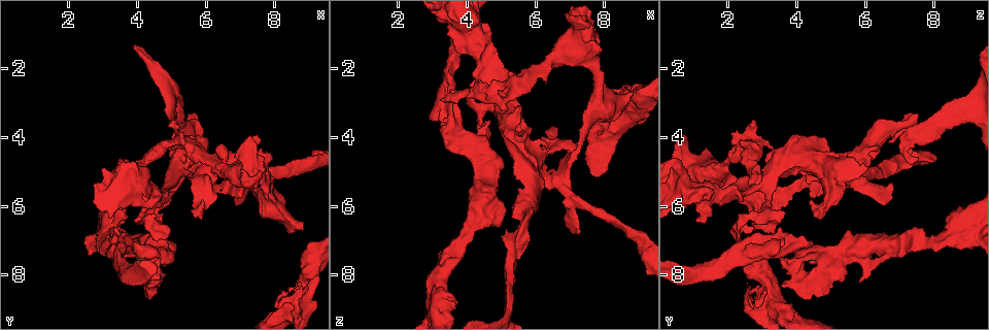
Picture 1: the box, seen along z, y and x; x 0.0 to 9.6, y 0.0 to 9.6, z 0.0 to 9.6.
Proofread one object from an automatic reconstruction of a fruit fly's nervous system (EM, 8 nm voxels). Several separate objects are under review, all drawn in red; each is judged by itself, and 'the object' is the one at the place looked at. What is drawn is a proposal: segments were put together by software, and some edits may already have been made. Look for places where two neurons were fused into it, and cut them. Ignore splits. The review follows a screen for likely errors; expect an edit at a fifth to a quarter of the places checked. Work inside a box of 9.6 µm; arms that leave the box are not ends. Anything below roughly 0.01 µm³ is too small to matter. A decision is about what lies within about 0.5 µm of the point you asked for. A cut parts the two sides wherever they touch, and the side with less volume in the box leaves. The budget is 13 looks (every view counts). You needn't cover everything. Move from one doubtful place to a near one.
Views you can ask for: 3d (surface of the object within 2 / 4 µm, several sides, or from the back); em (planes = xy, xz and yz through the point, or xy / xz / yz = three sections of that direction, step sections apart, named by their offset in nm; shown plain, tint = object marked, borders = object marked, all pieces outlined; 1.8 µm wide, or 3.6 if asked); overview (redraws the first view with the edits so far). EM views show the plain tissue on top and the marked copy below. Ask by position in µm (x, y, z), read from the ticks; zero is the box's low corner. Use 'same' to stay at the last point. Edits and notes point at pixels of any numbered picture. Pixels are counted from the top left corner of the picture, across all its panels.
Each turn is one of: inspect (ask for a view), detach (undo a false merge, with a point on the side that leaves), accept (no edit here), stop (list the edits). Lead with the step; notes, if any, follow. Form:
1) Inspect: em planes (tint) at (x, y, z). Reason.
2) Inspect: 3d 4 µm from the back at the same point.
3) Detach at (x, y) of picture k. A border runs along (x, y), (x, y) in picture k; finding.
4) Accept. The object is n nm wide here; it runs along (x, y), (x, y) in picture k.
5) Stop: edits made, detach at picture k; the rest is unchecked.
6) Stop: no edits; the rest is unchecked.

Inspect: 3d 4 µm at (3.15, 7.25, 3.25). Sharp bend.

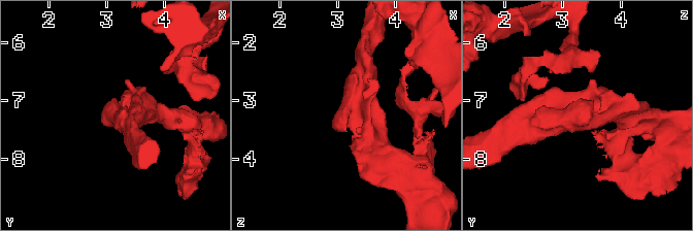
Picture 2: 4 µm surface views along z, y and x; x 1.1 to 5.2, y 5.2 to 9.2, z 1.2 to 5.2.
Inspect: em 3.6 µm xz step 4 (tint) at (3.15, 7.25, 3.30). The arms are 280, 400 nm wide.

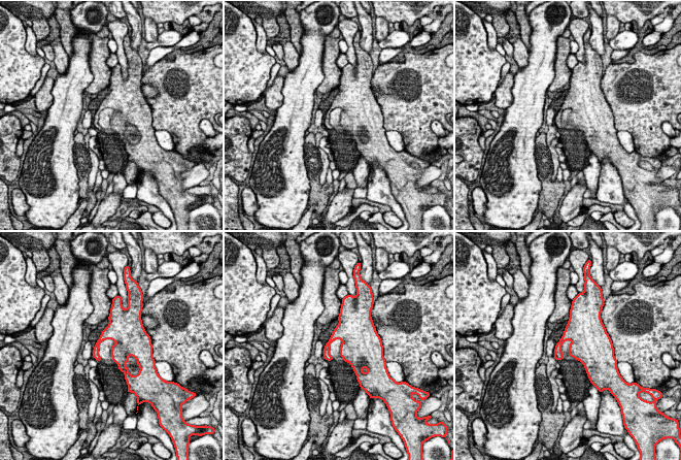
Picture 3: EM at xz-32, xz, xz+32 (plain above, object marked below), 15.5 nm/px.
Accept. All the same neuron.

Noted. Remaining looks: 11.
Inspect: em 3.6 µm yz step 8 (tint) at (7.70, 5.40, 0.95). Sudden change in width.

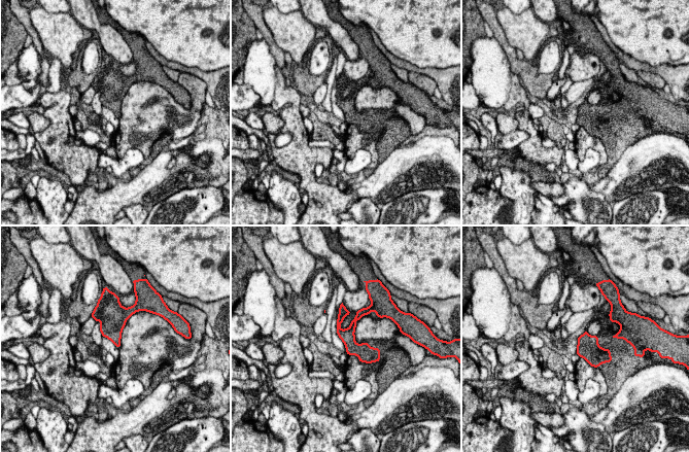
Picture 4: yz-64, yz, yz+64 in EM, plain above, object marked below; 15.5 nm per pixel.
Inspect: em 3.6 µm planes (tint) at the same point. Another direction.

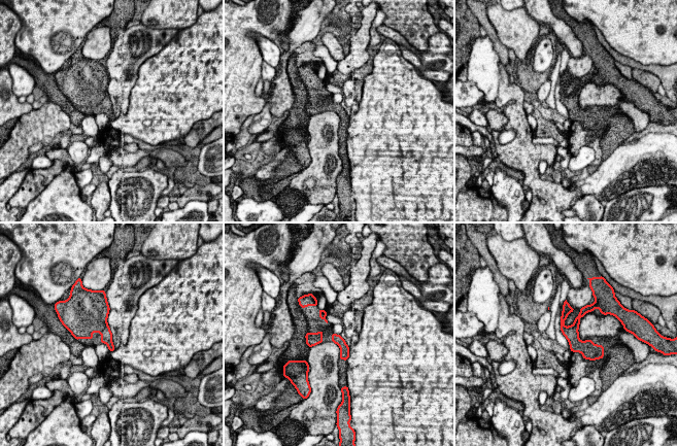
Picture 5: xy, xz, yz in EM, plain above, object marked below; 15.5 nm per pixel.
Accept. It runs along (565, 309), (563, 327), (583, 347), (598, 347) in picture 5; one neuron here.

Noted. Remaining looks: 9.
Inspect: em xy step 4 (borders) at (8.70, 8.35, 3.15). Sudden change in width.

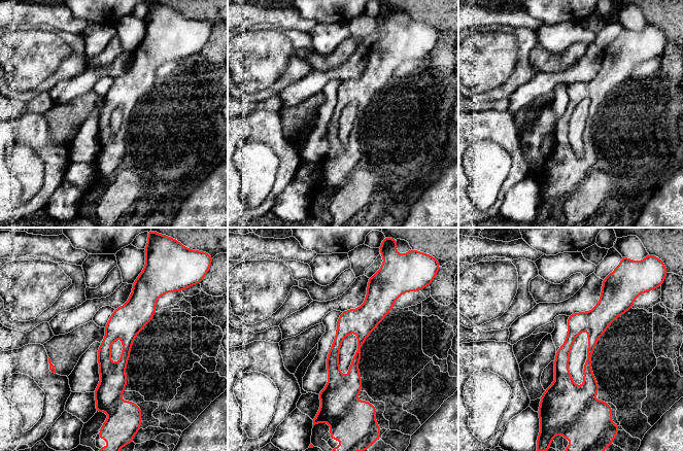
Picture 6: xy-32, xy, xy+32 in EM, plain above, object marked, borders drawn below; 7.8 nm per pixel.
Detach at (357, 429) of picture 6. The object is 140 nm wide here; a border runs along (355, 400), (344, 414) in picture 6; a second neuron is stuck on.

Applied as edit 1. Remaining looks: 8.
Inspect: overview.

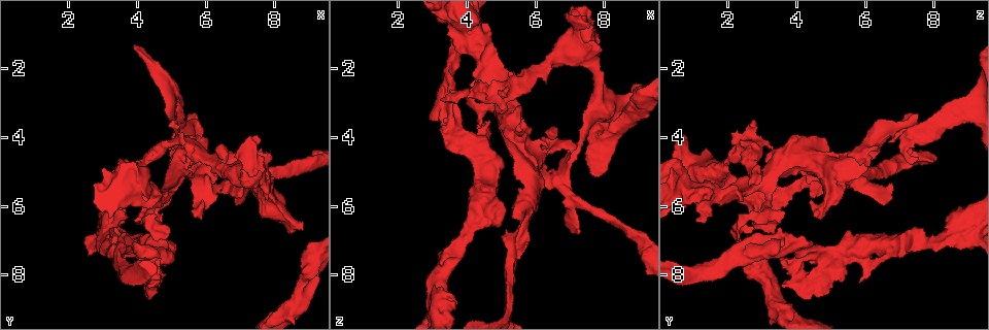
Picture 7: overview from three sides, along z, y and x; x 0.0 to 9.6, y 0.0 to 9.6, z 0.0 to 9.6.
Inspect: em xz step 8 (tint) at (5.45, 3.80, 7.10). Three arms meet.

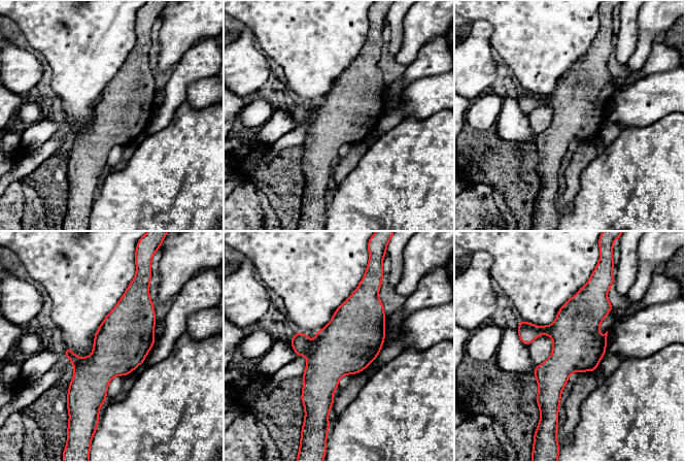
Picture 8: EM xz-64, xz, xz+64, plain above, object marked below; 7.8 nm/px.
Accept. The object is 400 nm wide here; one neuron here.

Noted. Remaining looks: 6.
Inspect: 3d 4 µm at (4.65, 7.50, 4.95). Looks like a crossing.

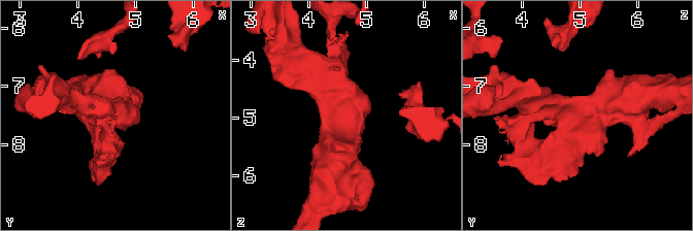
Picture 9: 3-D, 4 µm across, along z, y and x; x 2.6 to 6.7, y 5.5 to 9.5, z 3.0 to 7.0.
Inspect: em 3.6 µm yz step 16 (tint) at (4.55, 7.55, 4.95).

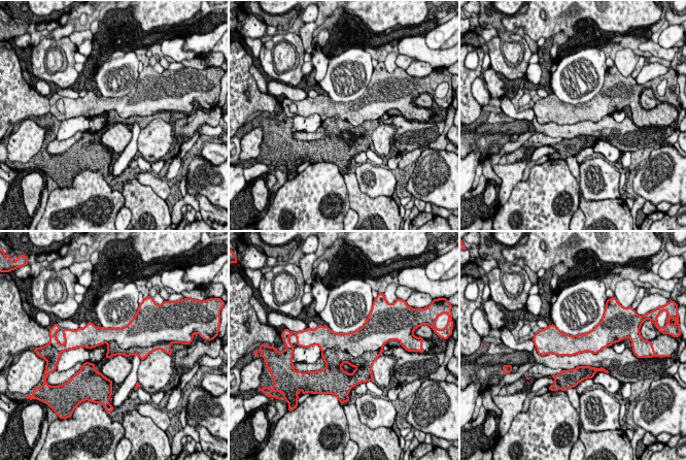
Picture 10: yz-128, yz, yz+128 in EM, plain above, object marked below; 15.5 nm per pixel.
Inspect: em 3.6 µm planes (borders) at the same point. Cut it another way.

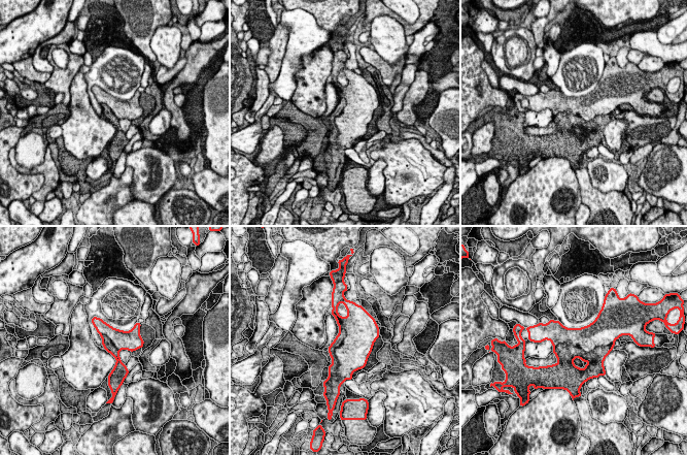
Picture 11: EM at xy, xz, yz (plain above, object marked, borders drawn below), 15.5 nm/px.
Detach at (567, 352) of picture 11. The part that leaves runs along (342, 332), (332, 348), (333, 368) in picture 11; a second neuron is stuck on.

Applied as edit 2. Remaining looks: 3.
Stop: edits made, detach at picture 6, detach at picture 11; the rest is unchecked.

